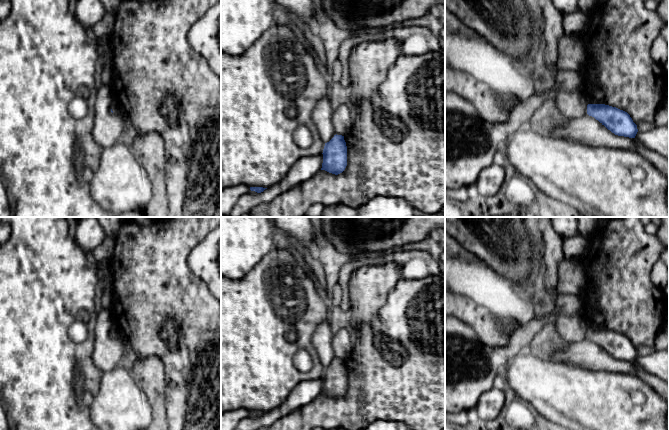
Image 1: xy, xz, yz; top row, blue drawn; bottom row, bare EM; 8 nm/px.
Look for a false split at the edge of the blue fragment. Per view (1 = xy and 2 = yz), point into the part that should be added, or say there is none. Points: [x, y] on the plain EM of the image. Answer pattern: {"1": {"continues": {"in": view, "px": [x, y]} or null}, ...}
{"1": {"continues": null}, "2": {"continues": null}}

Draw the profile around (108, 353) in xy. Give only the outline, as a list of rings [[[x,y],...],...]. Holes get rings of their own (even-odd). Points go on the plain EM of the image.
[[[102,310],[97,314],[95,324],[95,342],[92,360],[102,372],[111,371],[123,364],[128,356],[126,342],[111,336],[112,317],[110,310]]]

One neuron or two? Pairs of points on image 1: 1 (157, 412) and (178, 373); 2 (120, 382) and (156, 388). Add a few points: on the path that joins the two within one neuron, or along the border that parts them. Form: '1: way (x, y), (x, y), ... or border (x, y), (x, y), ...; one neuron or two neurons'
1: border (165, 373), (167, 381), (165, 393), (167, 419); two neurons
2: border (128, 366), (132, 378), (143, 391), (150, 405); two neurons

